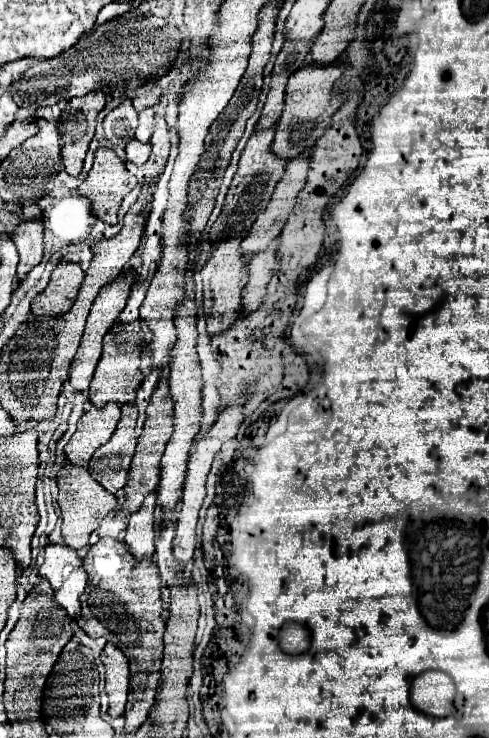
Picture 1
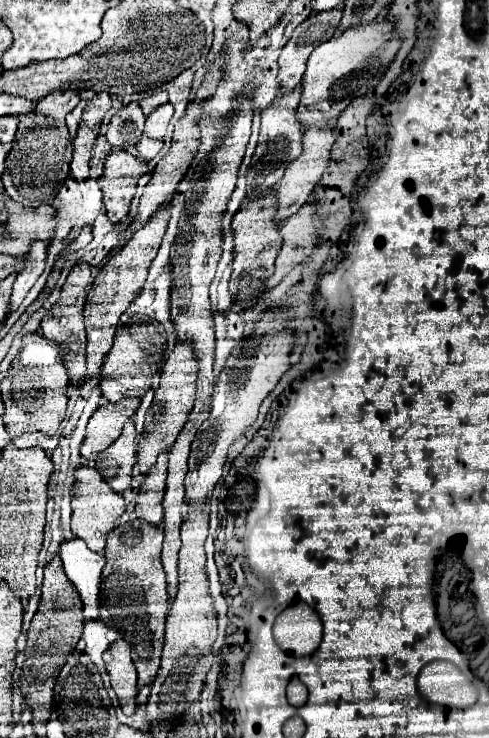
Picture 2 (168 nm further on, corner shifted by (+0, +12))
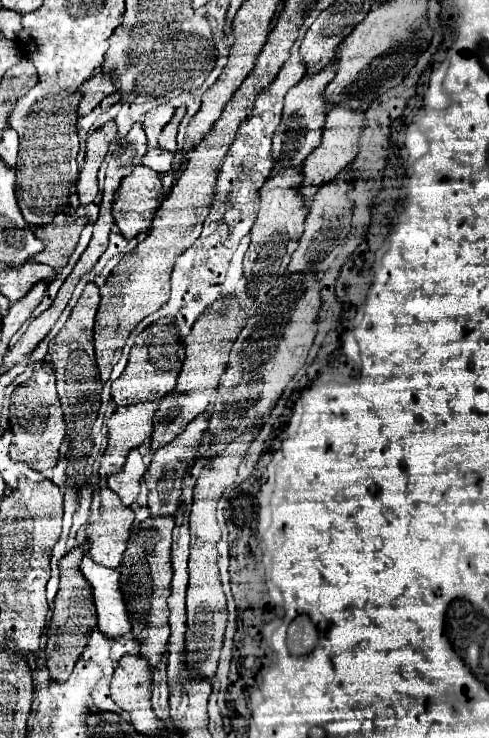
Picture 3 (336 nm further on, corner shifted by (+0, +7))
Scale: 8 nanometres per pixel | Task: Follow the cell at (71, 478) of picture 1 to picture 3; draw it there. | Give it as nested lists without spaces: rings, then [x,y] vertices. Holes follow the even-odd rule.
[[[100,487],[100,519],[90,523],[86,529],[88,555],[104,567],[118,567],[122,563],[122,549],[126,549],[126,537],[130,535],[134,511],[122,505],[120,497],[108,489]]]

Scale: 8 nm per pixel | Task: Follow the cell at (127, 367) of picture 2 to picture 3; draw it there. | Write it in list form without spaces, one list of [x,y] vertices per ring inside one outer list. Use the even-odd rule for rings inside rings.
[[[180,339],[174,345],[134,345],[128,355],[128,365],[122,375],[112,383],[112,401],[116,405],[134,405],[142,401],[158,401],[170,389],[182,367],[182,343]]]

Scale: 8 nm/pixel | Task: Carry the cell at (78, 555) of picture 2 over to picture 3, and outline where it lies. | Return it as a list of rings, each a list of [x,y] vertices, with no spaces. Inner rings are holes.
[[[88,555],[82,557],[78,569],[84,579],[92,587],[96,613],[98,613],[98,629],[106,637],[120,637],[130,633],[130,619],[126,613],[126,605],[120,593],[120,573],[118,569],[104,567],[92,561]]]

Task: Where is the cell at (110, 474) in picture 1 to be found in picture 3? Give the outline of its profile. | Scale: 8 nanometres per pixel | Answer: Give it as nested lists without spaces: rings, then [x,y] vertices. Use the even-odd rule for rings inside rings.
[[[130,449],[130,453],[126,455],[126,463],[122,467],[120,473],[108,475],[106,483],[108,487],[118,493],[118,497],[122,499],[122,503],[126,507],[130,507],[140,491],[140,479],[144,475],[144,463],[142,463],[142,455],[138,453],[138,449]]]

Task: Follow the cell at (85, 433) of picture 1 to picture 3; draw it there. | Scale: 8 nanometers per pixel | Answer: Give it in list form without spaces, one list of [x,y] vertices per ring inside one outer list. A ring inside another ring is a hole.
[[[138,403],[118,407],[114,415],[106,421],[108,447],[100,457],[100,469],[98,469],[102,477],[118,473],[118,469],[122,469],[126,461],[126,453],[152,435],[152,415],[156,409],[158,403]]]

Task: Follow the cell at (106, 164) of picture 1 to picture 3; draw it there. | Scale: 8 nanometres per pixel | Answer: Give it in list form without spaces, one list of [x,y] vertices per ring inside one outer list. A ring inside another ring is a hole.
[[[136,165],[134,171],[124,177],[120,181],[120,187],[114,191],[114,203],[112,203],[112,215],[114,215],[114,221],[120,229],[120,233],[126,237],[126,239],[132,239],[136,237],[140,231],[148,233],[150,227],[152,227],[152,217],[162,201],[162,195],[160,195],[160,187],[162,187],[162,181],[160,181],[160,175],[144,165]]]

